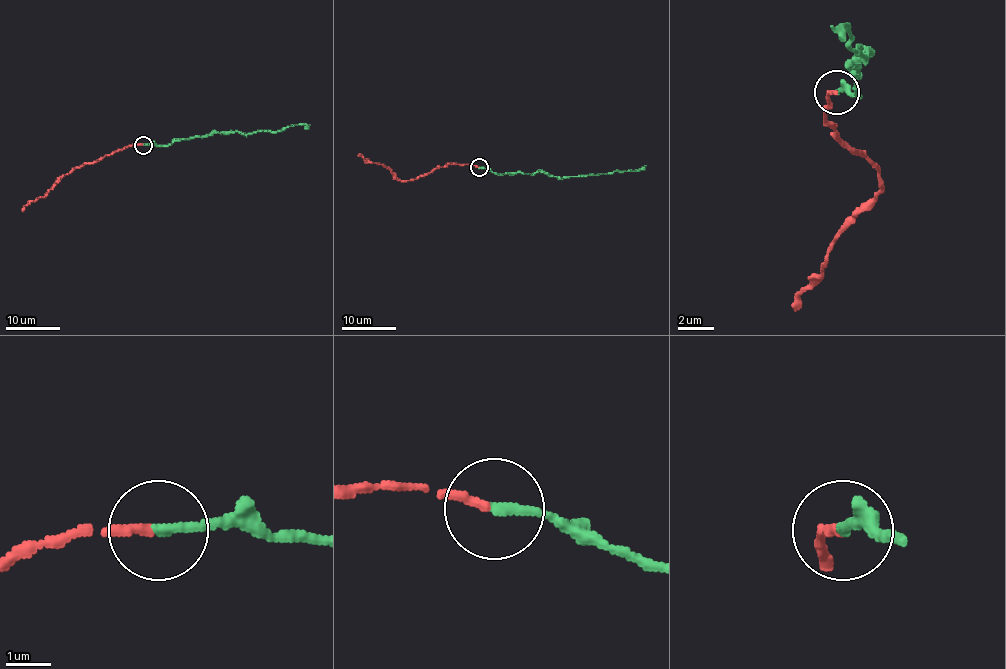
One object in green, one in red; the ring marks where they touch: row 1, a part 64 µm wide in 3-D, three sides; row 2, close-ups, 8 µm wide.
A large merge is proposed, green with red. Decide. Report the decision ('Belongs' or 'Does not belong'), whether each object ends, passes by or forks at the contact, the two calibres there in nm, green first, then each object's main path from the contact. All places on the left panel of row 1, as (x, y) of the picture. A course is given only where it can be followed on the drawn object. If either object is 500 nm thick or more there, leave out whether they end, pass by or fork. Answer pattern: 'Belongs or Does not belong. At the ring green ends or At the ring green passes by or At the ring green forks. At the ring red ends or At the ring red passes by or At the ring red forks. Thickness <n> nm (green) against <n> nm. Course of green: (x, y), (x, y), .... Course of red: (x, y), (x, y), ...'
Does not belong. At the ring green ends. At the ring red ends. Thickness 240 nm (green) against 200 nm. Course of green: (142, 145), (168, 146), (175, 141), (214, 133), (246, 134), (310, 125). Course of red: (142, 145), (129, 145), (72, 169), (22, 211)

